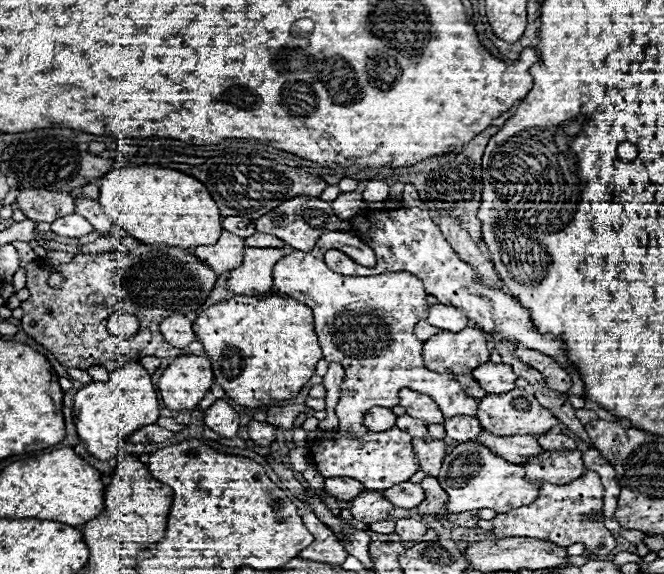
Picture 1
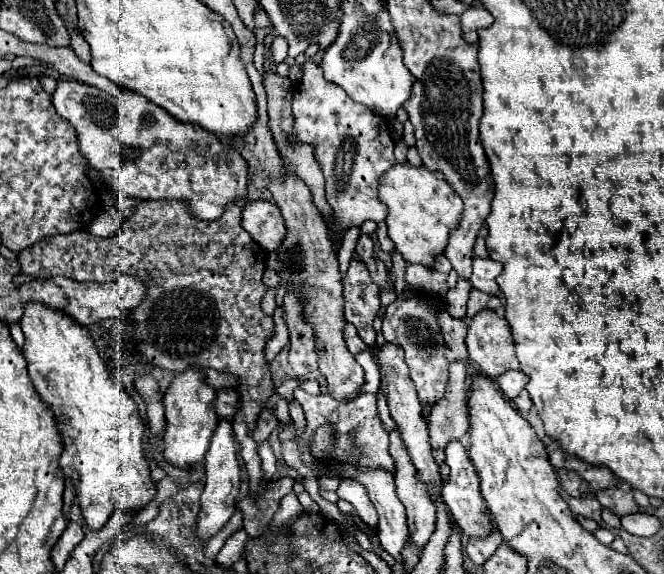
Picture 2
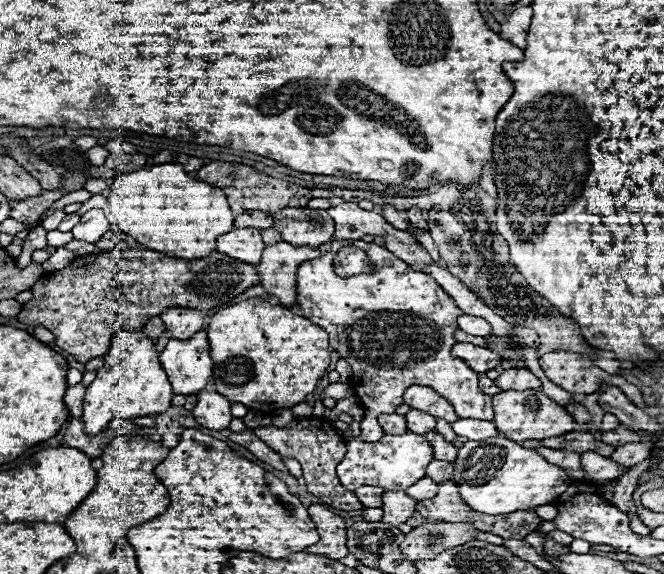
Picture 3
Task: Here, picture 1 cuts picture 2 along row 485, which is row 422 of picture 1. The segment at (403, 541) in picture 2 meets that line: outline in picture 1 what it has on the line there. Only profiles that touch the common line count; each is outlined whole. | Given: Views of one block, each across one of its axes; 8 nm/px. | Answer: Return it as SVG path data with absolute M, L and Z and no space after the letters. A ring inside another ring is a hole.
M374 406L366 412L362 422L370 432L378 432L378 428L394 428L394 420L396 420L396 414L392 412L392 408Z

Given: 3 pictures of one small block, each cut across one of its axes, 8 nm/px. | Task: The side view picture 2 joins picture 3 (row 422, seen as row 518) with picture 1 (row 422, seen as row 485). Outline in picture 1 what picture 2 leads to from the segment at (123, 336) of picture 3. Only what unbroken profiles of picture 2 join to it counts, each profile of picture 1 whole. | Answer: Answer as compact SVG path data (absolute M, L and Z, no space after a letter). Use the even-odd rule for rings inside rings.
M128 362L120 370L110 374L108 382L92 382L80 388L74 396L76 432L84 442L86 450L98 460L112 460L118 456L120 440L148 424L158 420L158 398L150 374L140 366L140 362Z

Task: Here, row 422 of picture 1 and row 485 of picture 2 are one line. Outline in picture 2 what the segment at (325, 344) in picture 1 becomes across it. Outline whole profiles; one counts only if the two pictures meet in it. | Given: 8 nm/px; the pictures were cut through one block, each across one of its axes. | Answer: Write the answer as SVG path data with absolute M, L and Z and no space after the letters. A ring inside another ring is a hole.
M344 478L344 480L340 480L340 488L338 488L336 494L338 494L338 498L342 498L342 500L346 500L346 502L350 502L354 506L356 514L362 518L362 522L366 526L376 530L376 526L378 526L378 512L372 506L366 488L360 482L356 482L354 478Z

